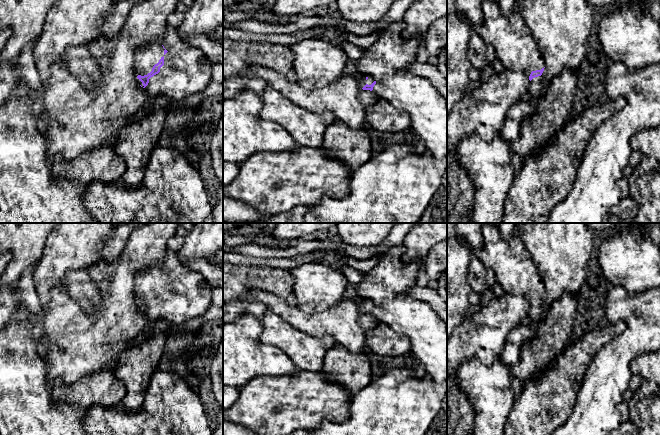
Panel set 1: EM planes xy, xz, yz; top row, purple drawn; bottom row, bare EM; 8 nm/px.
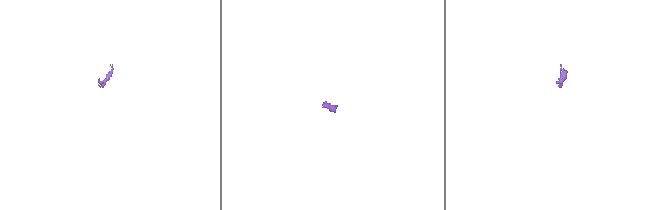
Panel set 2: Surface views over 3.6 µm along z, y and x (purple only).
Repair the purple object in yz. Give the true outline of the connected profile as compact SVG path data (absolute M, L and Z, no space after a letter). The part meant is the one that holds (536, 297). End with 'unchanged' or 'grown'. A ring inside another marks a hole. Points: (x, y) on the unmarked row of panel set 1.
M488 224L483 227L482 235L484 240L483 247L479 250L471 249L472 255L494 271L497 282L506 293L524 295L530 304L528 318L539 321L543 315L544 282L517 231L512 234L510 239L504 239L498 225Z | grown

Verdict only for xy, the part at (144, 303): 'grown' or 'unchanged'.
grown

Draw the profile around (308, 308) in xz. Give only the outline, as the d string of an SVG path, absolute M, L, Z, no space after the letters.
M326 303L302 304L298 306L302 311L309 313L309 314L316 313L316 312L323 312L329 308L329 305Z

